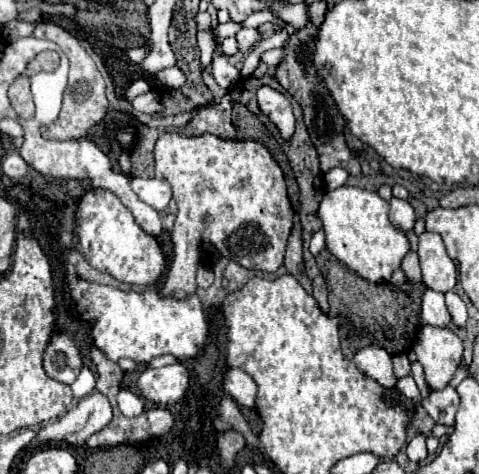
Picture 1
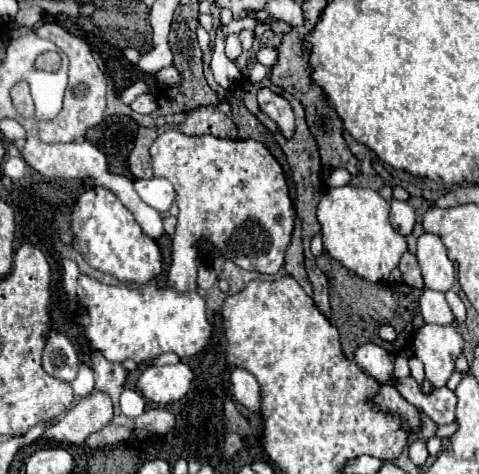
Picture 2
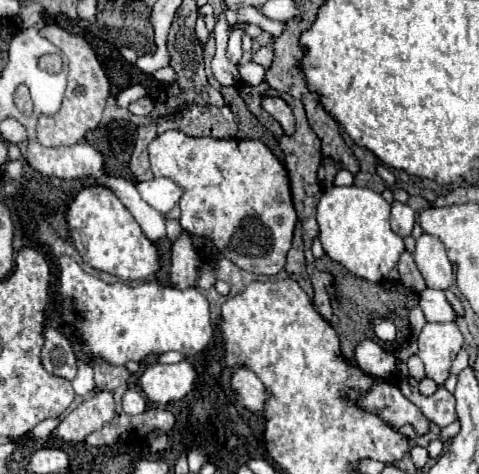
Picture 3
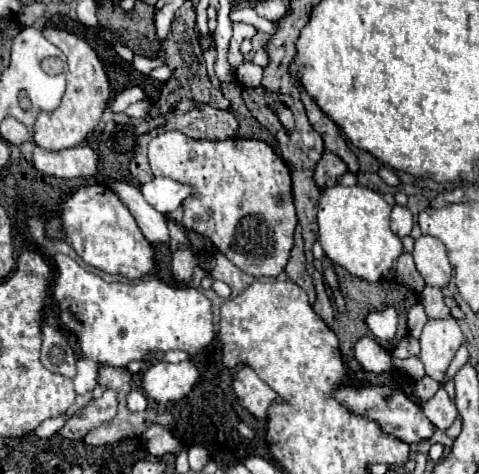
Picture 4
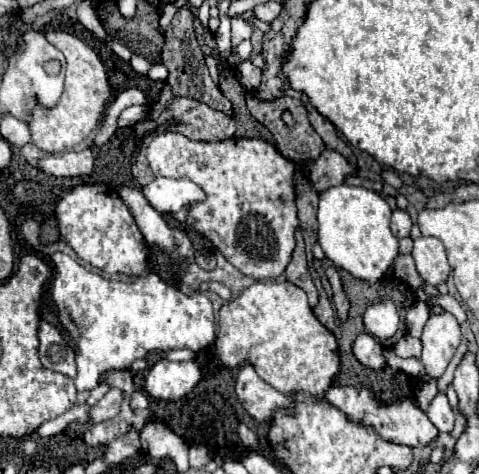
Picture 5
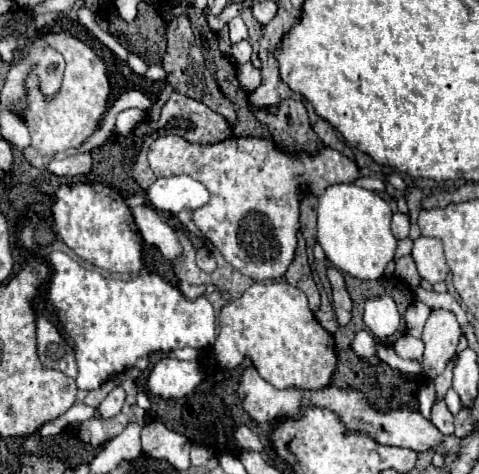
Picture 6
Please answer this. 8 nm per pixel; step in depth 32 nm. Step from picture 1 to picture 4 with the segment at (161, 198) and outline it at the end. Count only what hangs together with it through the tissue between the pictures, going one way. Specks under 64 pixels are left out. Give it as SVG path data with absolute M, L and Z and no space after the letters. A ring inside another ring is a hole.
M154 178L146 184L140 184L138 188L144 200L162 214L168 214L180 208L184 196L192 192L186 184L176 184L176 180L170 180L170 178Z

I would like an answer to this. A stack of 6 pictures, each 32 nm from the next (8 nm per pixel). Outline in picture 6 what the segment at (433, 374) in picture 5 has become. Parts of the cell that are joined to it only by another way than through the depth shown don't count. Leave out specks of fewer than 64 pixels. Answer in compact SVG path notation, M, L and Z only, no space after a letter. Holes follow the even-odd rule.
M432 310L422 332L422 342L424 342L422 366L430 378L436 378L444 372L446 364L456 354L460 336L462 332L452 312Z

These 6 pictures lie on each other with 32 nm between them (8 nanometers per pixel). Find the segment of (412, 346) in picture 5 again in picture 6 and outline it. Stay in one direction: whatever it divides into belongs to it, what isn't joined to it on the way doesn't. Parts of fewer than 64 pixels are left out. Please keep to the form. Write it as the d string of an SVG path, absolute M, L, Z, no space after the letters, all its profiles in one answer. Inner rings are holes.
M404 334L400 336L396 342L394 342L394 350L400 358L412 358L412 360L418 360L420 362L420 356L424 352L424 344L420 338L414 338L410 334Z

